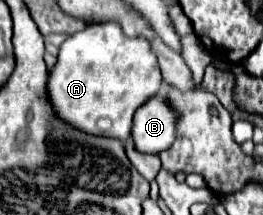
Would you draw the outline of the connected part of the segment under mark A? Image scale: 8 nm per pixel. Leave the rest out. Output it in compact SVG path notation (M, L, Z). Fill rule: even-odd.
M117 22L93 24L69 36L55 66L49 70L47 98L59 120L89 132L125 142L131 136L131 118L161 88L161 72L145 38L127 38Z

